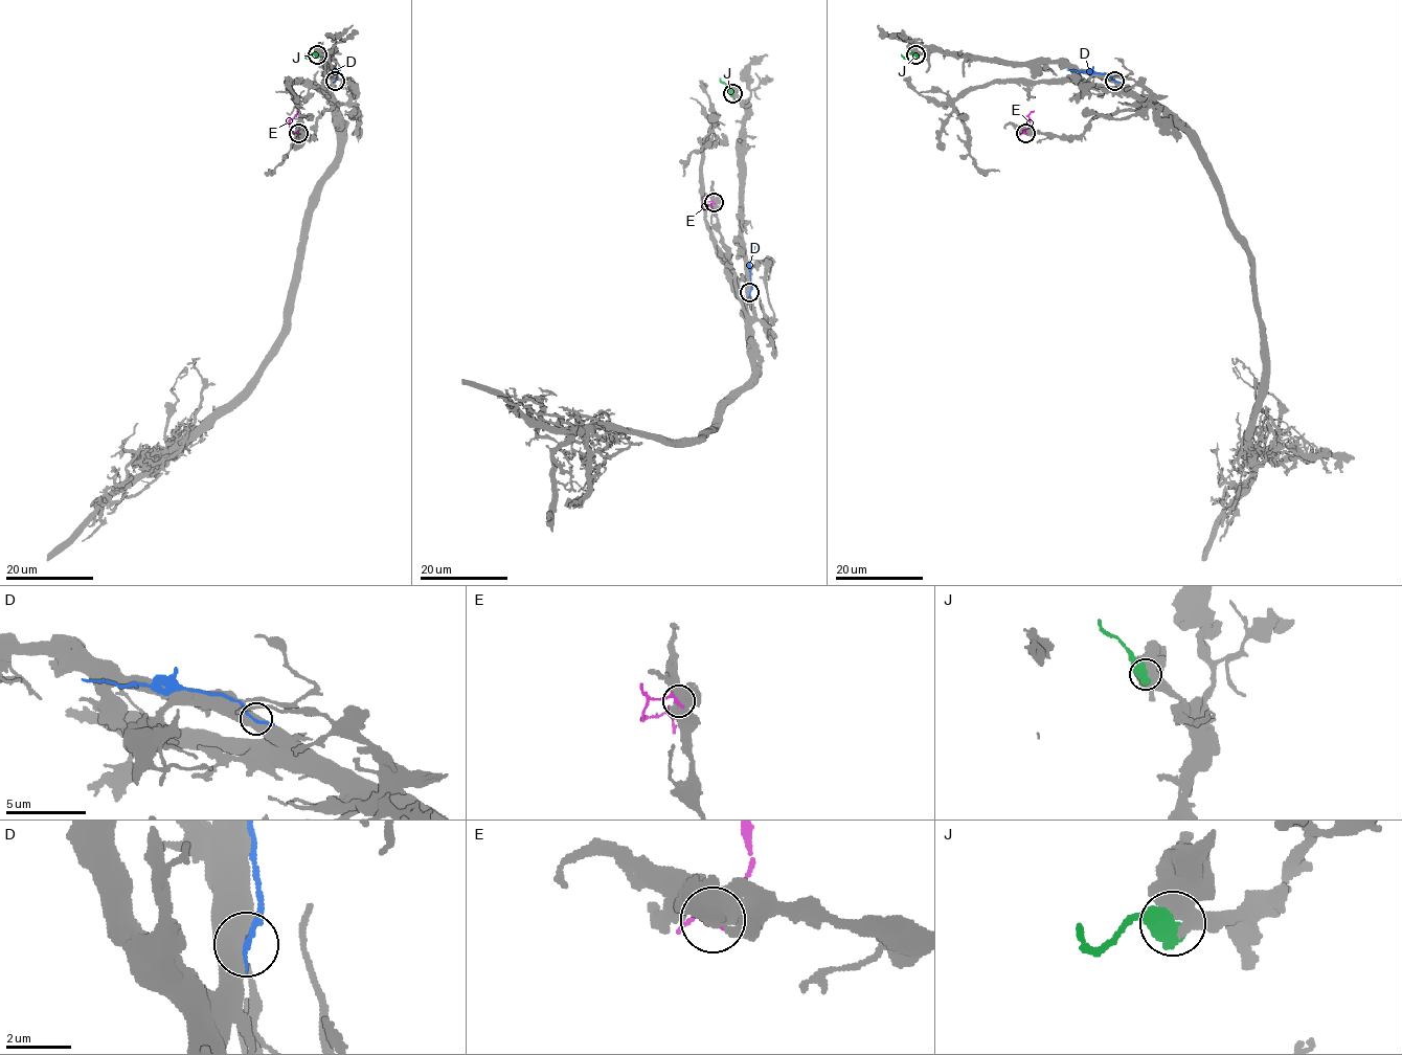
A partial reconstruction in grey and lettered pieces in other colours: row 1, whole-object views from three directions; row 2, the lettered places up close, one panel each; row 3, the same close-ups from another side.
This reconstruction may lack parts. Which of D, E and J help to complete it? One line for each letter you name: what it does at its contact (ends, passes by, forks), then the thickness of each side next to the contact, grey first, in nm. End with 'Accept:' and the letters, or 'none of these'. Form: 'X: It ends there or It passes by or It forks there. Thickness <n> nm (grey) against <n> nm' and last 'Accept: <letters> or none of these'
J: It ends there. Thickness 600 nm (grey) against 700 nm
Accept: J

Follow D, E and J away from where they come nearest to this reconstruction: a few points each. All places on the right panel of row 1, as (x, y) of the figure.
D: (1114, 81), (1109, 75), (1067, 70)
E: (1024, 132), (1031, 126), (1027, 115), (1034, 111)
J: (917, 54), (908, 53), (904, 58), (901, 54)

